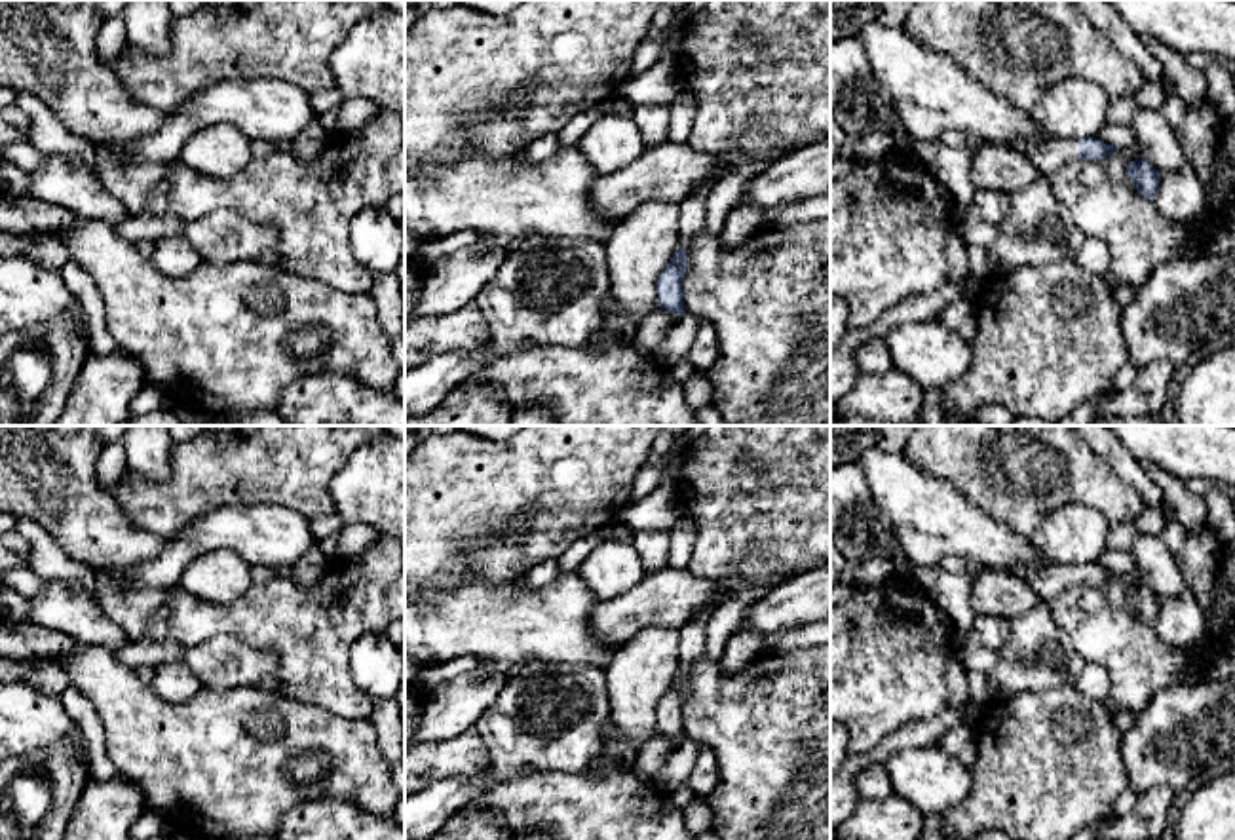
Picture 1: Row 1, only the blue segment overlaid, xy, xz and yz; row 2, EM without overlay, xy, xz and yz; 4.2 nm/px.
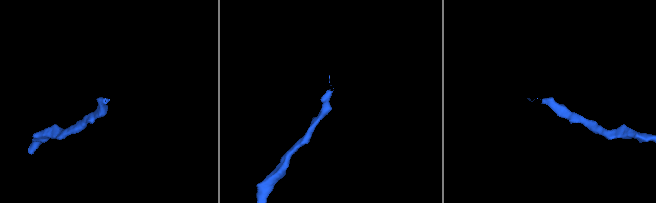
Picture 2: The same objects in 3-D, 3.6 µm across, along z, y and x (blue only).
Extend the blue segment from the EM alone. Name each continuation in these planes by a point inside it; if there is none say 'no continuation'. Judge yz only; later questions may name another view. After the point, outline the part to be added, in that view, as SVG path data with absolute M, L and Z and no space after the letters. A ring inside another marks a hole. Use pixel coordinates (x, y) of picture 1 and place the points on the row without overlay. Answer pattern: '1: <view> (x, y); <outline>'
1: yz (1047, 578); M1053 561L1018 563L1007 572L1026 580L1041 601L1051 601L1060 589L1074 585L1079 578L1079 564L1058 564Z

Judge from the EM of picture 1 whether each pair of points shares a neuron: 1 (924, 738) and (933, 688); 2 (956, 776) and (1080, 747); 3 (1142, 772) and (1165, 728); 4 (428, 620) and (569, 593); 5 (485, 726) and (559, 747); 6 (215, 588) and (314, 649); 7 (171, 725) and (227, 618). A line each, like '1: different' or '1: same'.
1: different
2: different
3: same
4: same
5: same
6: different
7: different

